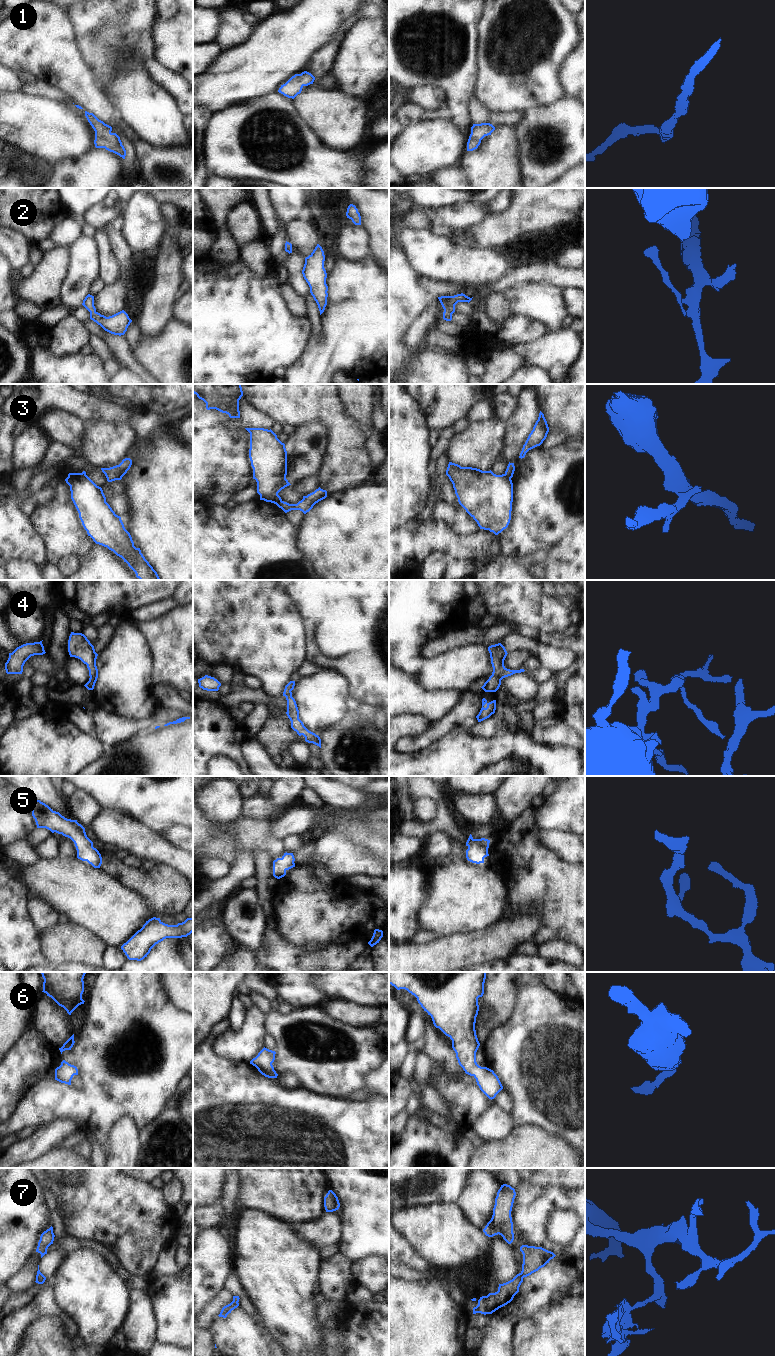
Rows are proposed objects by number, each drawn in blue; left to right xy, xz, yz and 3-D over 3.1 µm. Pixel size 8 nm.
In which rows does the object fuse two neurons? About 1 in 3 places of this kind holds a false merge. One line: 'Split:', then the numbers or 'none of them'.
Split: 3

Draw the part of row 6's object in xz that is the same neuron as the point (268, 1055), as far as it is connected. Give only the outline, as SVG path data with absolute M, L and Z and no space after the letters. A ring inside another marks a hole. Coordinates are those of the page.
M263 1048L258 1055L250 1061L250 1064L255 1066L258 1071L268 1078L277 1078L278 1074L274 1070L272 1063L275 1060L275 1051Z

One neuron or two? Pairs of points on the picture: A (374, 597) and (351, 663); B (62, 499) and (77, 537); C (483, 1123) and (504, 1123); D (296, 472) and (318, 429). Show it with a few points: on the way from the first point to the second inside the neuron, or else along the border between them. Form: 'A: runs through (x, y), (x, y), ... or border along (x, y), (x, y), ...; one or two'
A: runs through (374, 614), (373, 622), (369, 629), (368, 649); one
B: runs through (62, 508), (62, 522), (68, 528); one
C: runs through (488, 1123), (499, 1123); one
D: runs through (303, 461), (306, 456), (308, 440); one

